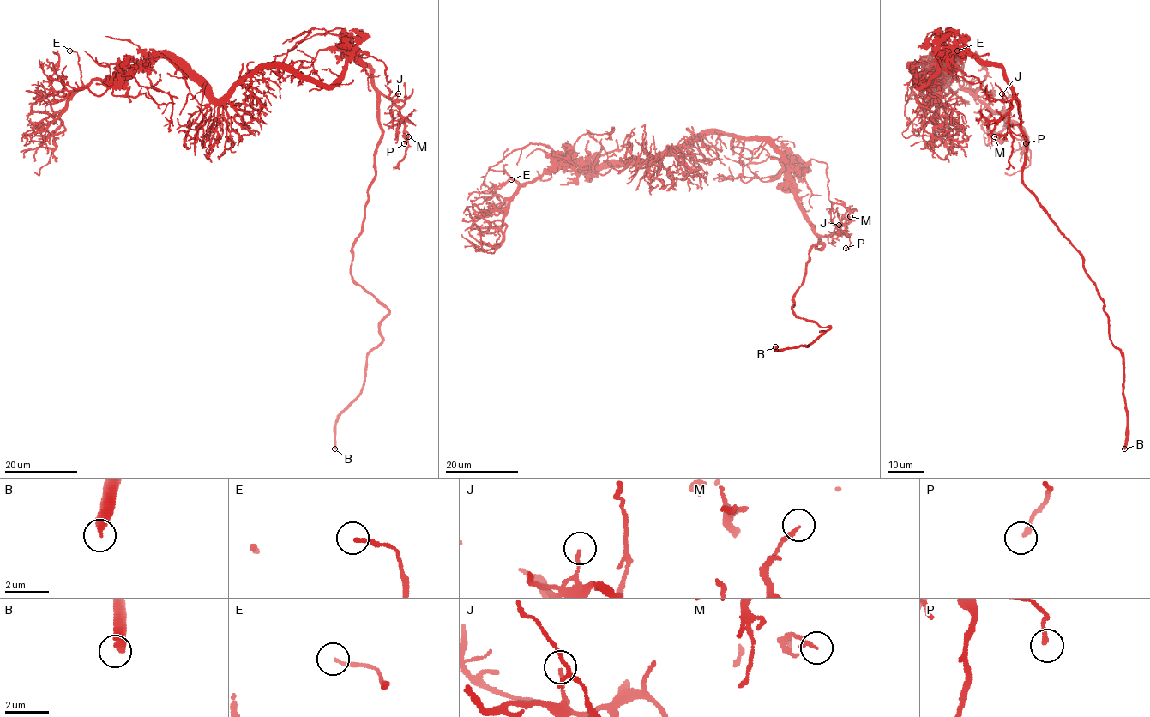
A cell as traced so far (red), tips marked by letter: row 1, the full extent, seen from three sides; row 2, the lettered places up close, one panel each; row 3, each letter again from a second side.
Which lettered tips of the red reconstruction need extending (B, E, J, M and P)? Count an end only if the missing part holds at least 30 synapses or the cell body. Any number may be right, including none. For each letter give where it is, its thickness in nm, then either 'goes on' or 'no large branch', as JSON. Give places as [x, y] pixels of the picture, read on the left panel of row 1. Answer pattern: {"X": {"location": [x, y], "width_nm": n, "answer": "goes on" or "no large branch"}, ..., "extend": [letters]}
{"B": {"location": [334, 448], "width_nm": 440, "answer": "goes on"}, "E": {"location": [69, 51], "width_nm": 160, "answer": "no large branch"}, "J": {"location": [398, 93], "width_nm": 150, "answer": "no large branch"}, "M": {"location": [408, 136], "width_nm": 180, "answer": "no large branch"}, "P": {"location": [404, 143], "width_nm": 200, "answer": "no large branch"}, "extend": ["B"]}

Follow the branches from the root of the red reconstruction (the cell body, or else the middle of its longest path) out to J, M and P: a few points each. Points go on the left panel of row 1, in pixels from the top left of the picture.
J: (352, 53), (370, 69), (370, 81), (382, 93), (392, 101), (398, 93)
M: (352, 53), (370, 69), (370, 81), (399, 109), (404, 124), (403, 135), (408, 136)
P: (352, 53), (370, 69), (370, 81), (399, 109), (404, 129), (408, 134), (404, 143)

